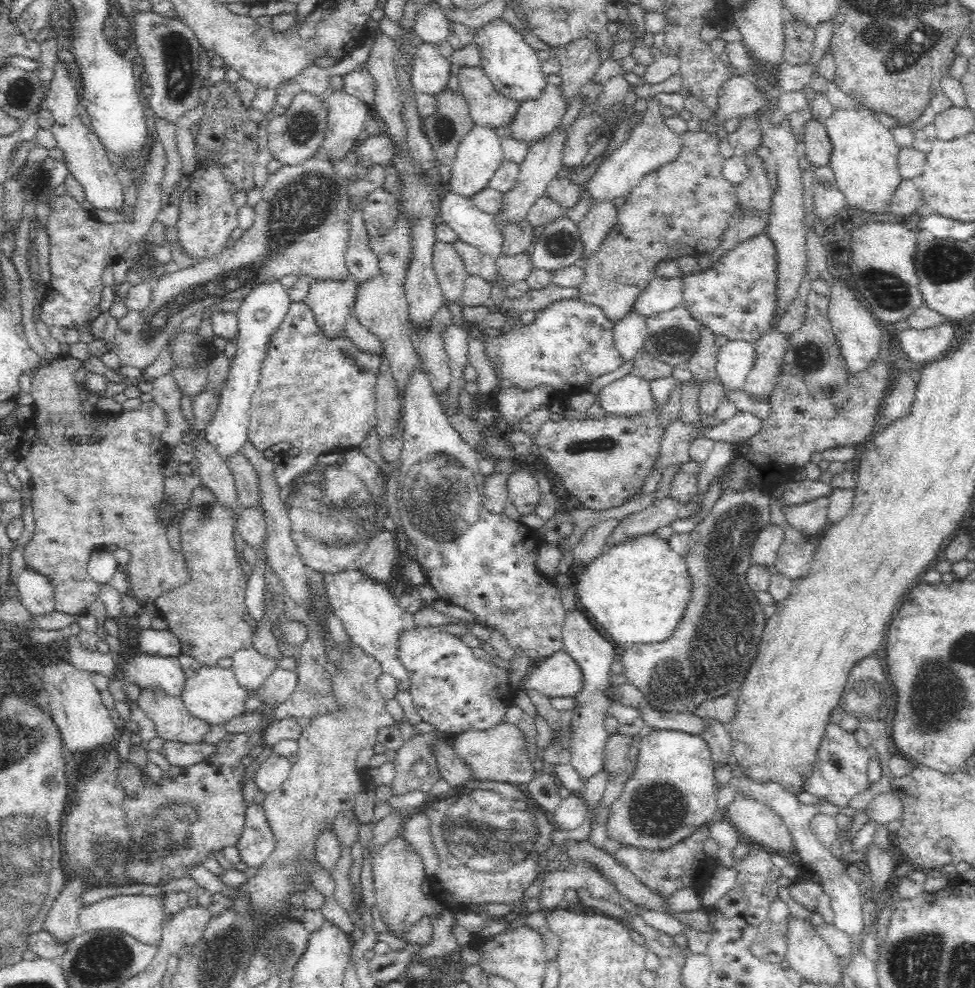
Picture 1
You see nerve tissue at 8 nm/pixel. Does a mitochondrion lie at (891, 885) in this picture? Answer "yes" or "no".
no

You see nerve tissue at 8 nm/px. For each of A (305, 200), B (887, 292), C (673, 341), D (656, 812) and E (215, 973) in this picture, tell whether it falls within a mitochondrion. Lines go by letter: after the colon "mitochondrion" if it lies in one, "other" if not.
A: mitochondrion
B: mitochondrion
C: mitochondrion
D: mitochondrion
E: mitochondrion

